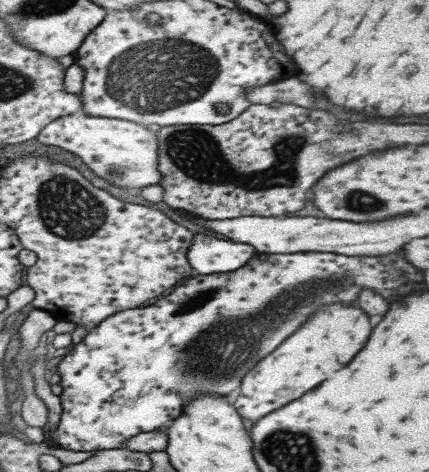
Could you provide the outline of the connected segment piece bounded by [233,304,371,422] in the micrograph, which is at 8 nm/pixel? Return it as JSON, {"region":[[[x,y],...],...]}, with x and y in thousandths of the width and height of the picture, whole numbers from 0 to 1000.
{"region":[[[790,644],[753,648],[730,669],[720,669],[720,678],[692,703],[683,703],[683,712],[660,720],[632,750],[604,763],[566,797],[557,839],[548,843],[543,864],[557,881],[594,894],[632,869],[664,860],[674,847],[688,847],[744,809],[744,775],[762,775],[762,767],[809,771],[846,737],[851,720],[860,716],[860,703],[865,691],[855,682],[855,669],[837,653]]]}

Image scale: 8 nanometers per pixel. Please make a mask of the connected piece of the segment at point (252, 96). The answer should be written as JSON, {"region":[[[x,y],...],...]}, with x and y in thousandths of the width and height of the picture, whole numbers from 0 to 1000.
{"region":[[[669,165],[655,178],[576,186],[571,208],[580,212],[580,220],[618,220],[618,225],[627,225],[632,216],[683,216],[711,229],[730,225],[730,191],[711,186],[711,178],[702,178],[692,165]]]}

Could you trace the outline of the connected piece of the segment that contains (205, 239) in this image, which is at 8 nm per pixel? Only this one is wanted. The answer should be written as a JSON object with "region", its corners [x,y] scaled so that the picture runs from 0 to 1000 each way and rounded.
{"region":[[[450,496],[445,521],[436,525],[436,555],[464,581],[497,581],[497,576],[534,576],[552,572],[571,559],[594,530],[576,517],[552,517],[538,508],[510,508],[501,500]]]}

